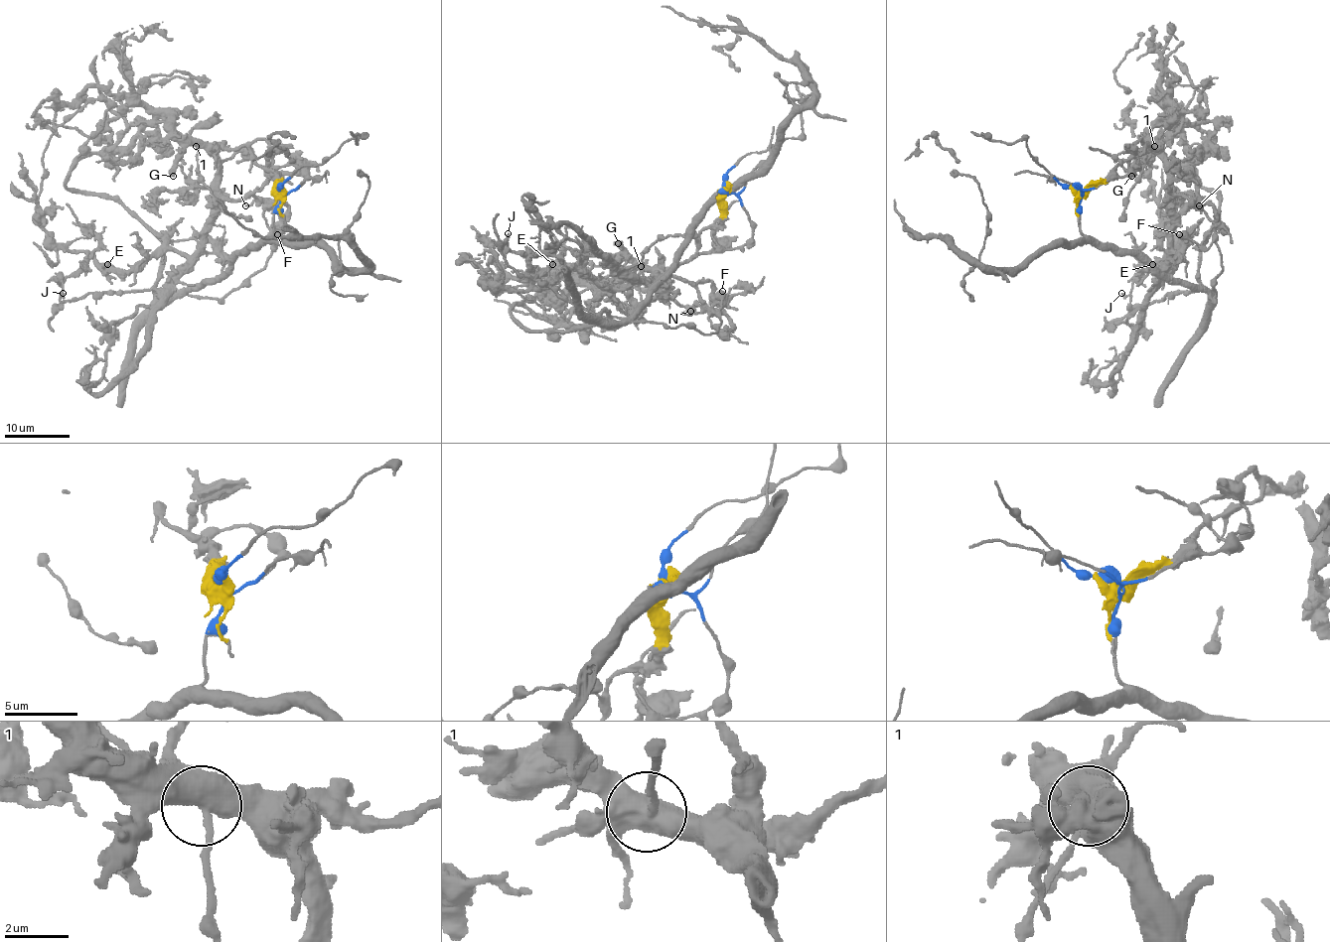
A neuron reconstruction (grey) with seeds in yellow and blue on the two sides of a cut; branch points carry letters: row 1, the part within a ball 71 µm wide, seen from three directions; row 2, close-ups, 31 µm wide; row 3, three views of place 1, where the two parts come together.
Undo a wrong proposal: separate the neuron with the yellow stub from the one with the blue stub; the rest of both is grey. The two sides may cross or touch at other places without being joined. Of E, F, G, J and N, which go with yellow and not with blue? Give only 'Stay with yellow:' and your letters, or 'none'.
Stay with yellow: E, G, N

